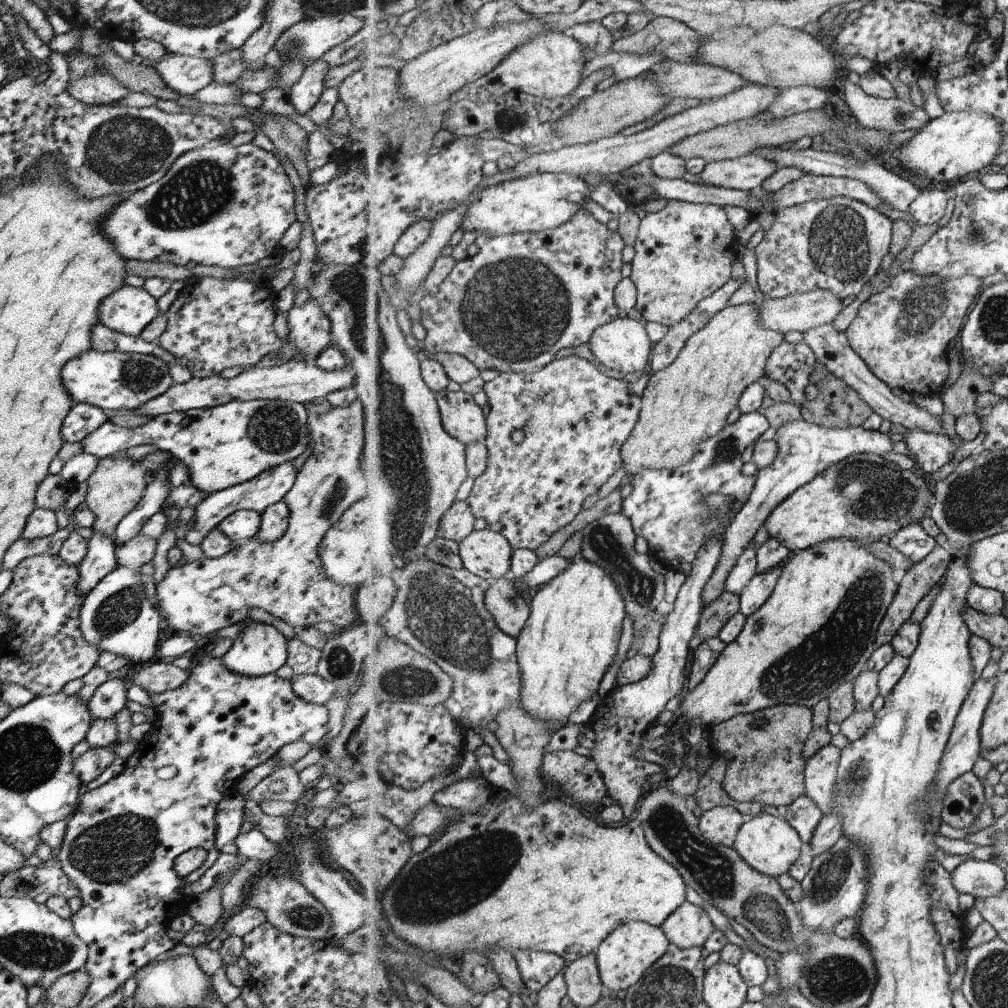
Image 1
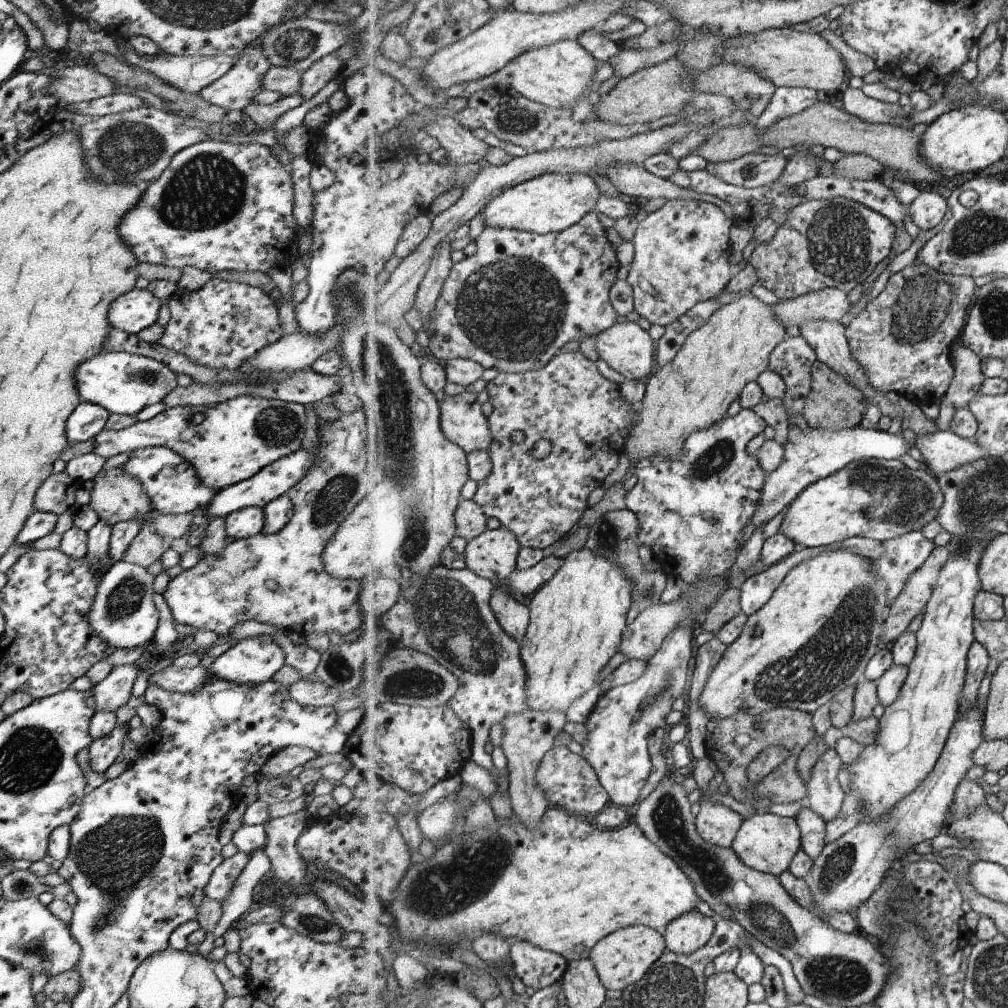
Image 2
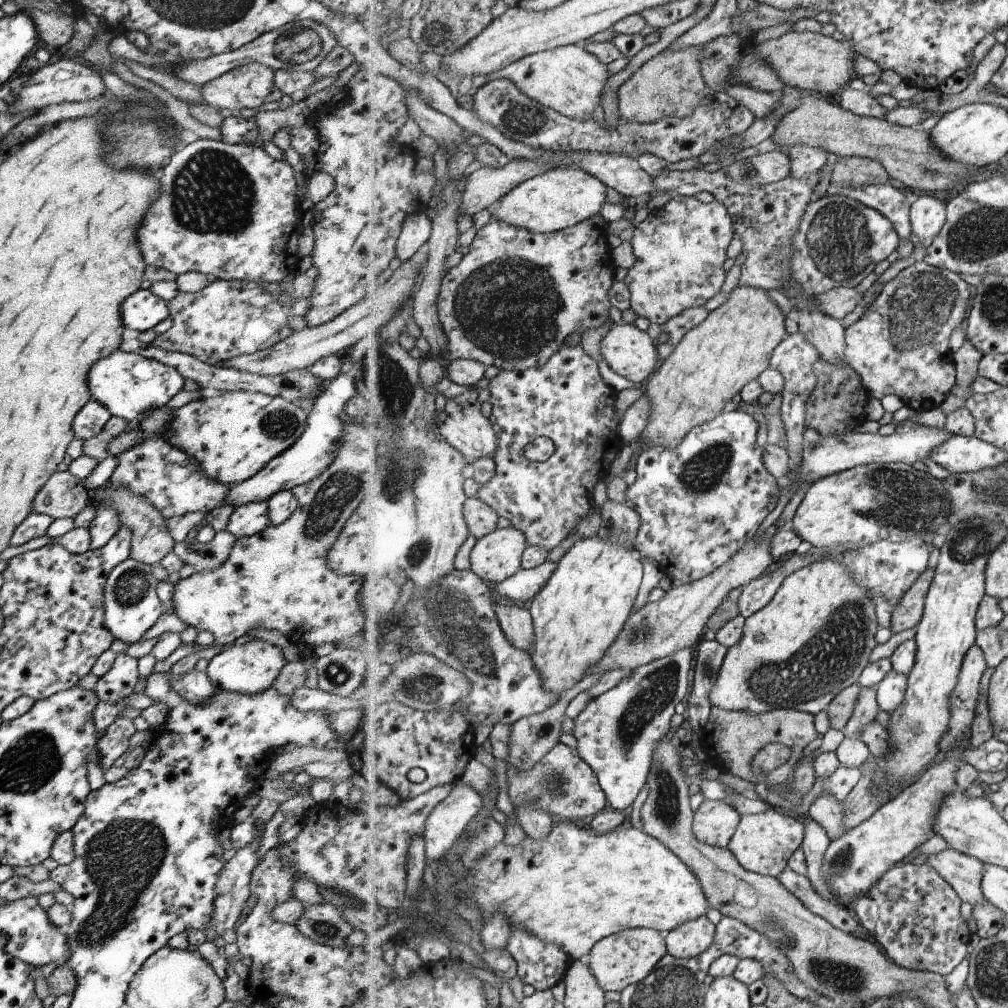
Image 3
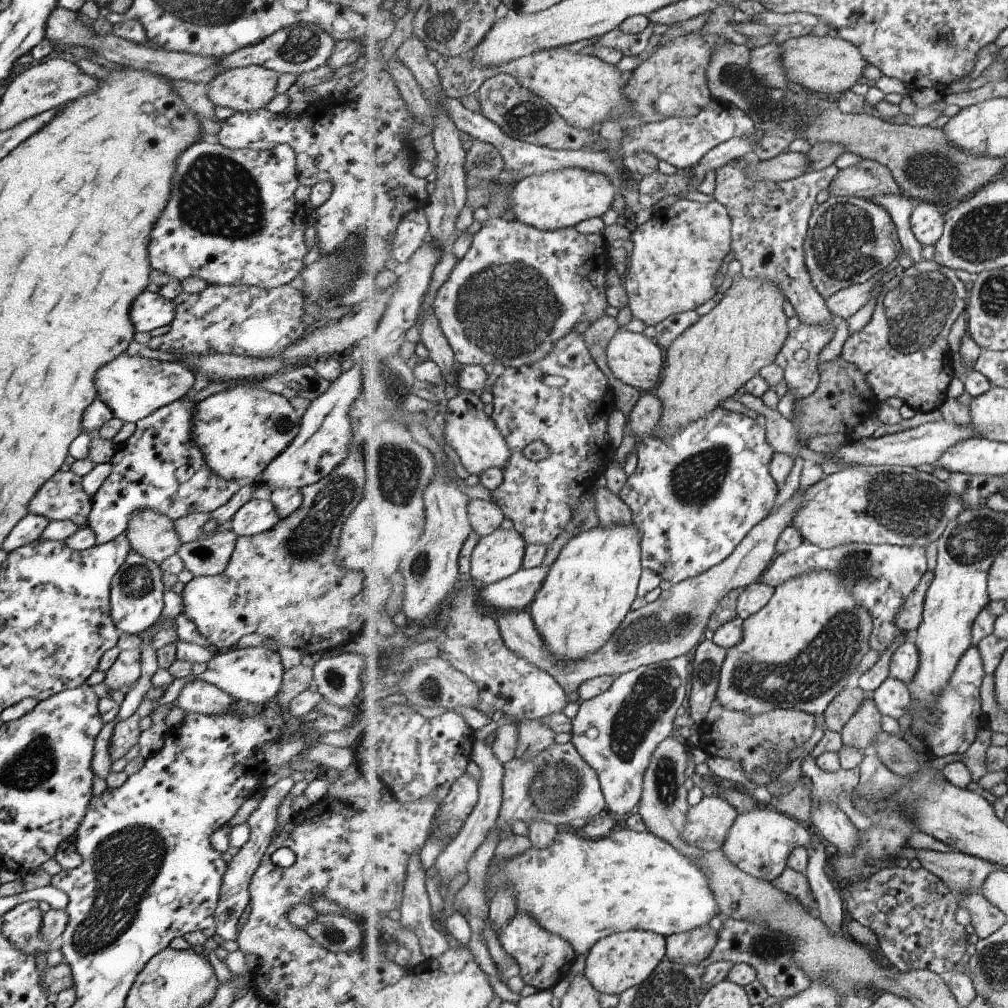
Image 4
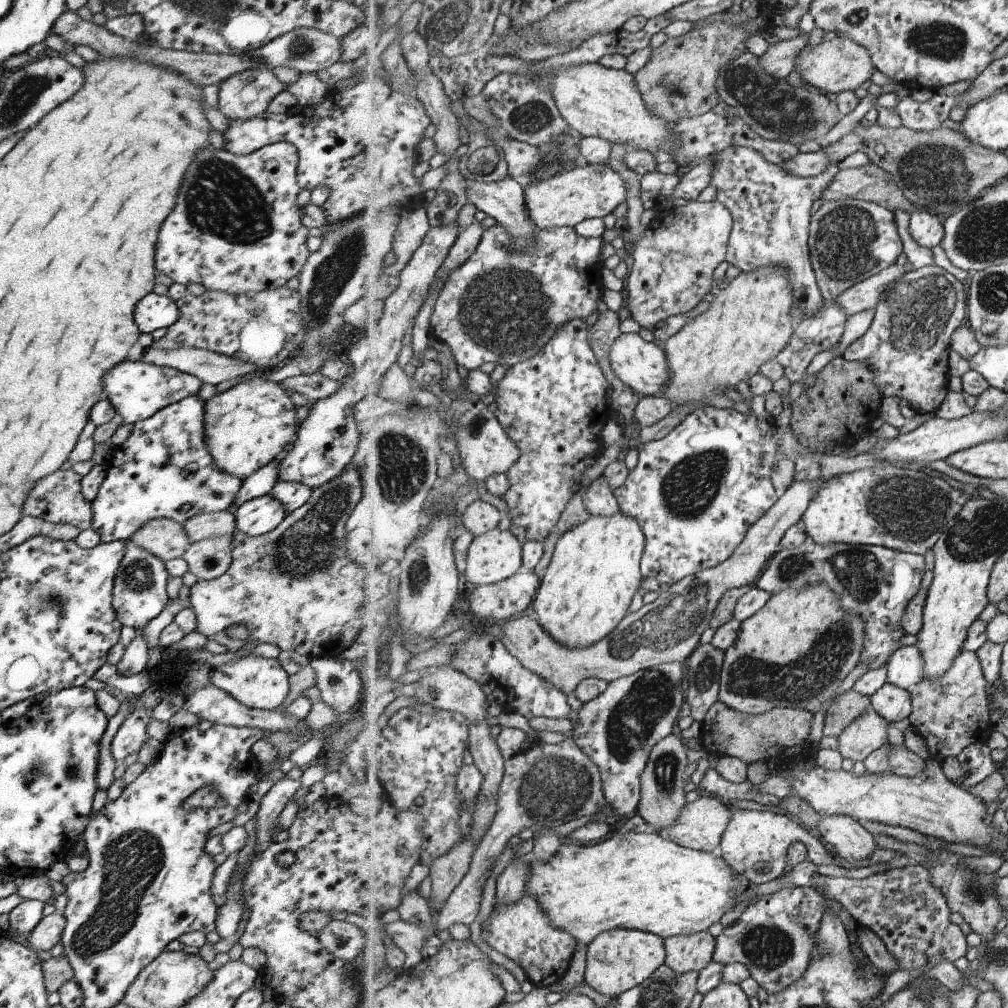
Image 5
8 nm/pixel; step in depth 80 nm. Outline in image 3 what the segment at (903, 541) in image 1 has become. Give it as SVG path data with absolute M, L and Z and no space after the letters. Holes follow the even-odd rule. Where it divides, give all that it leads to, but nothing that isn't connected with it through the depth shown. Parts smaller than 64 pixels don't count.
M917 537L896 543L892 540L882 540L878 543L858 546L853 551L847 551L835 557L823 559L835 559L846 564L854 577L873 594L876 602L879 624L885 628L892 625L892 614L894 608L901 602L913 583L927 570L931 564L932 546L925 544L925 540Z

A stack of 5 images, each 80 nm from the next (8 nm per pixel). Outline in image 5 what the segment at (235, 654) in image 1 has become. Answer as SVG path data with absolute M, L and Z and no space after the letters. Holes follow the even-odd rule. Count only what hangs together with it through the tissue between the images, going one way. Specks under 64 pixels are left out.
M253 655L219 663L219 666L214 669L210 668L207 678L211 685L252 709L276 710L288 691L288 675L281 669L277 659L266 659Z

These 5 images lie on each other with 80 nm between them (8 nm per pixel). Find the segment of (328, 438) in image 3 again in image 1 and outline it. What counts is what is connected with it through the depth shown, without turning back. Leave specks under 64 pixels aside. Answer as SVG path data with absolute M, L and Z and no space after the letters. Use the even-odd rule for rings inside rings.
M291 462L281 463L265 472L259 473L251 480L227 487L210 495L205 495L199 504L194 506L194 513L191 517L192 527L186 532L184 540L191 542L191 544L200 544L204 536L211 532L211 529L215 529L217 524L232 512L241 509L251 509L261 514L269 505L282 500L293 484L296 472Z

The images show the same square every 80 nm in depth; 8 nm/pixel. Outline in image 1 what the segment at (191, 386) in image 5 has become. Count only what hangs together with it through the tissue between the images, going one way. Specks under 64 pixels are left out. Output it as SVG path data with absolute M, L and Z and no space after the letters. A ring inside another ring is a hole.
M87 349L63 364L63 388L73 404L88 403L106 412L133 412L172 385L165 362L153 355Z

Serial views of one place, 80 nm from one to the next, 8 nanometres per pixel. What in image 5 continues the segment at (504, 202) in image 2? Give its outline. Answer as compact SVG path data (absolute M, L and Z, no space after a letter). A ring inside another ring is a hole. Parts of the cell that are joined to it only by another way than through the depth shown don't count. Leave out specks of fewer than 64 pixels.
M581 163L580 166L546 179L530 180L524 188L527 212L537 228L573 227L589 218L610 215L627 200L628 189L625 179L606 164Z

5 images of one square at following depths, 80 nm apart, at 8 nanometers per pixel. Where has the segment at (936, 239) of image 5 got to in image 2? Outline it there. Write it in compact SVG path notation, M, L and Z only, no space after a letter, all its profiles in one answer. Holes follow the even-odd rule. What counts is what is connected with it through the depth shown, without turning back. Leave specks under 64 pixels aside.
M922 189L922 193L908 207L908 214L913 222L922 230L935 228L947 214L948 199L939 192Z

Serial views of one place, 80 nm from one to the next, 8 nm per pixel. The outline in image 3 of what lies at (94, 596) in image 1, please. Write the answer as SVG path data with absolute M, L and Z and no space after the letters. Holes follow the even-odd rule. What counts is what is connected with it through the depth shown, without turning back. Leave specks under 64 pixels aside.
M127 557L108 572L102 588L102 625L113 639L136 643L163 613L155 593L158 581L151 575L152 567Z

